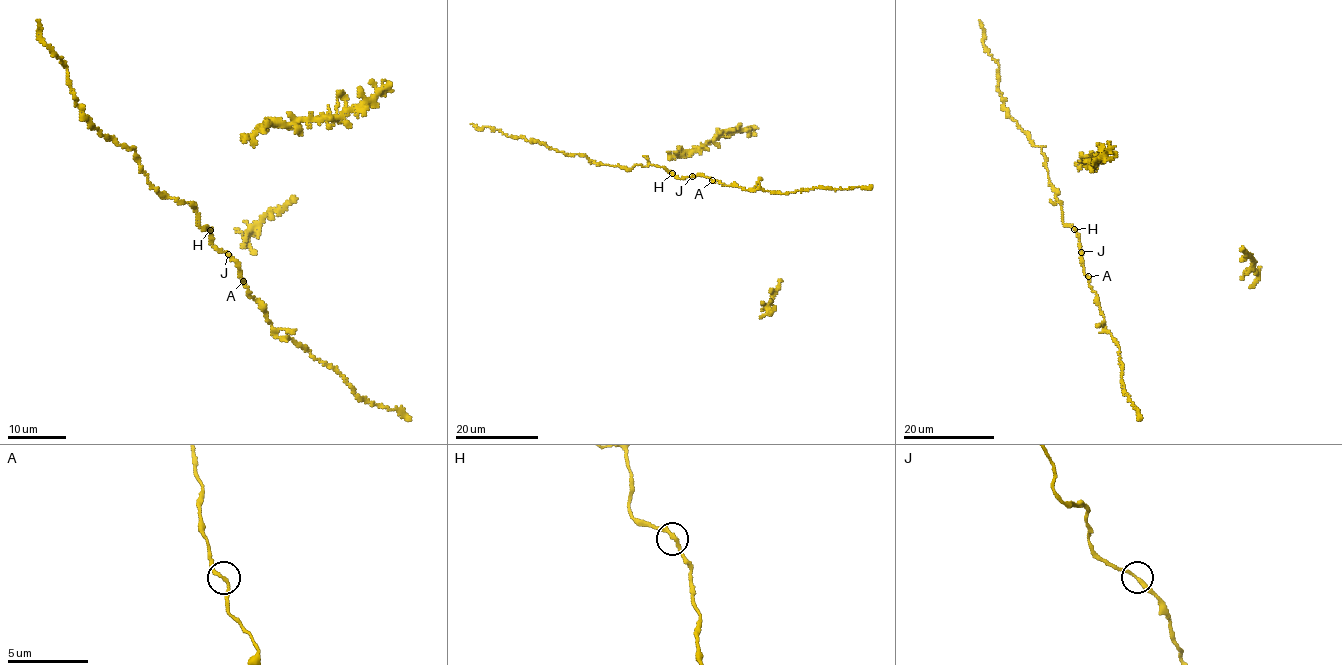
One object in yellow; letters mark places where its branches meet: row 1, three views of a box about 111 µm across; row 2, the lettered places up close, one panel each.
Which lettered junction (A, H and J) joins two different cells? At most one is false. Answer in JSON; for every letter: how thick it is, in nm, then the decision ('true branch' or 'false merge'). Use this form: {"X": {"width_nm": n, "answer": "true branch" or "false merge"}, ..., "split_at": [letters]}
{"A": {"width_nm": 200, "answer": "true branch"}, "H": {"width_nm": 240, "answer": "true branch"}, "J": {"width_nm": 220, "answer": "true branch"}, "split_at": []}

